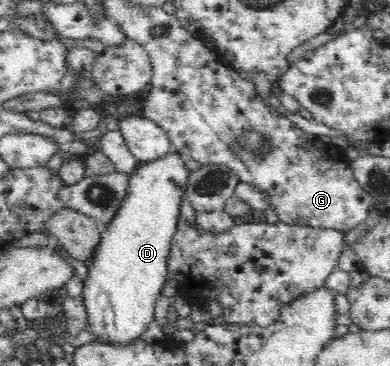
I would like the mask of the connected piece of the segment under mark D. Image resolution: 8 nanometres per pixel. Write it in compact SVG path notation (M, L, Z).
M168 151L166 155L158 157L158 159L152 159L152 161L139 161L138 165L134 167L134 171L128 174L128 185L126 185L126 191L124 197L120 199L120 207L116 209L112 219L106 223L104 229L100 231L100 241L96 243L88 263L86 263L88 274L86 279L82 280L82 303L84 303L84 309L86 309L86 315L88 316L88 322L86 328L82 332L81 341L90 341L92 343L100 343L113 349L124 349L124 347L130 347L132 343L135 343L142 338L142 334L148 331L148 327L152 321L155 321L155 309L156 302L158 301L158 295L162 295L162 289L166 285L166 281L169 279L169 257L171 254L172 238L179 229L180 219L180 207L182 207L182 200L185 199L185 191L187 183L190 177L190 169L186 167L186 160L181 153L173 153Z

